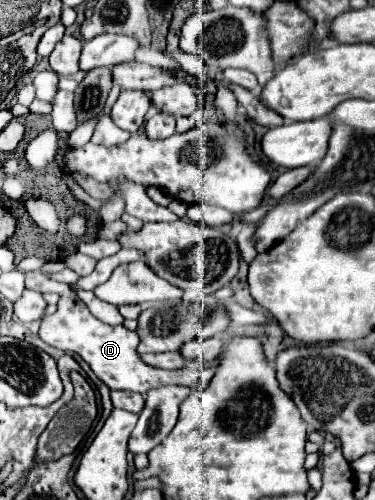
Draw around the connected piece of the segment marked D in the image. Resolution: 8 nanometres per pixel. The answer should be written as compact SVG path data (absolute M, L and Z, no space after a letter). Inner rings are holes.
M28 271L23 273L26 275L27 287L38 290L41 293L60 294L58 300L58 310L50 316L44 316L42 324L40 324L40 332L38 336L54 346L60 348L64 352L76 352L82 356L82 360L92 368L92 372L110 388L110 390L132 390L132 392L140 392L146 394L152 388L164 386L164 384L180 384L180 386L194 386L198 388L200 380L202 380L202 370L158 370L158 368L150 368L148 364L142 364L136 346L138 346L138 334L128 330L124 324L120 326L110 326L100 322L96 316L92 316L92 312L88 310L88 306L76 296L74 290L70 290L68 284L56 282L46 278L39 271ZM46 280L48 287L42 287L42 283Z

